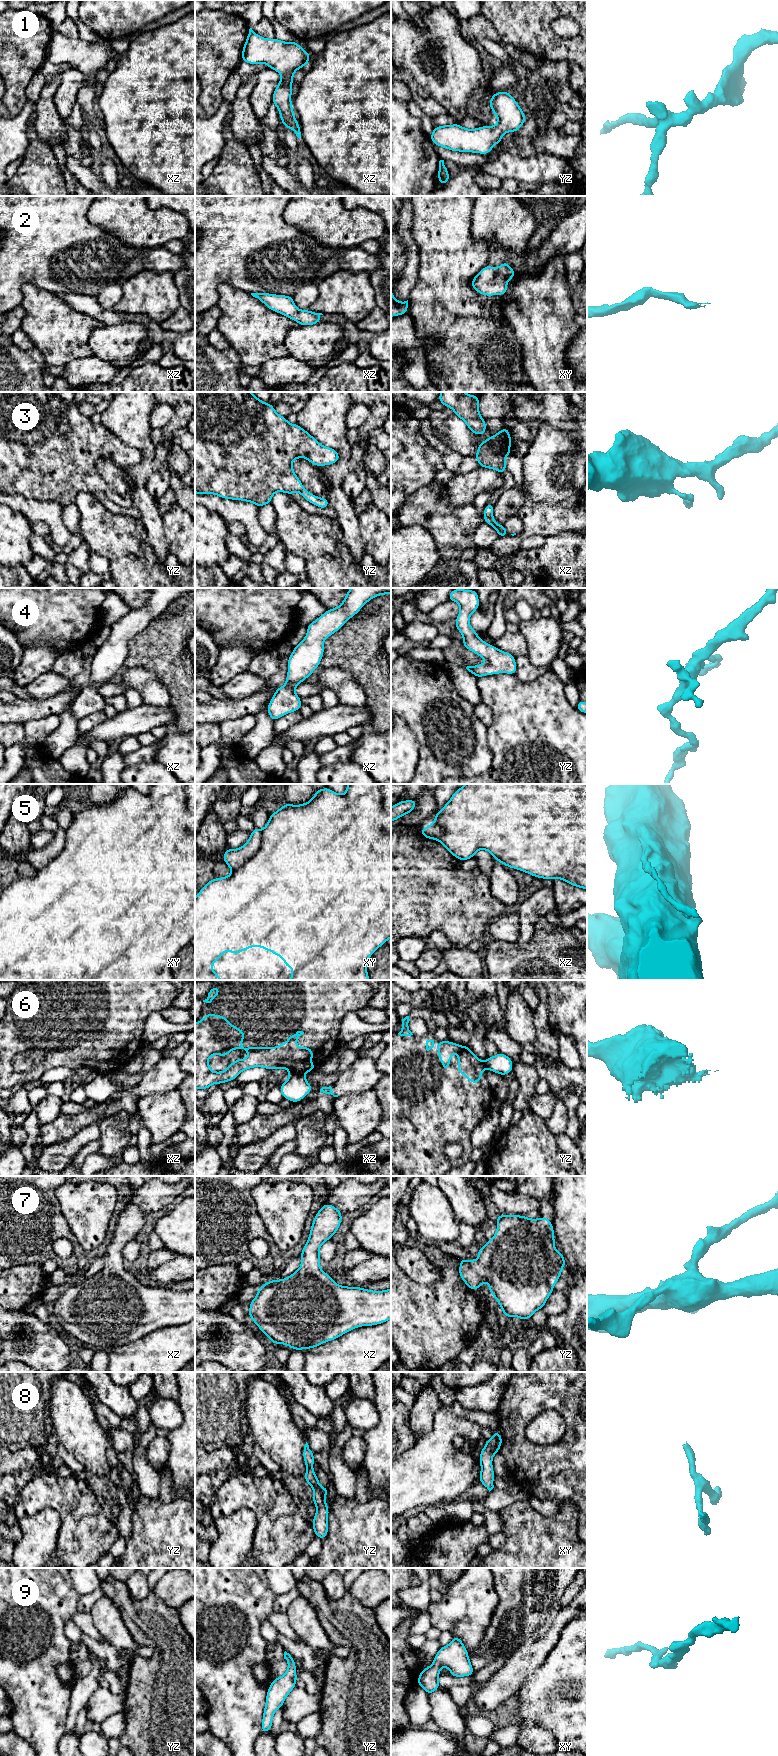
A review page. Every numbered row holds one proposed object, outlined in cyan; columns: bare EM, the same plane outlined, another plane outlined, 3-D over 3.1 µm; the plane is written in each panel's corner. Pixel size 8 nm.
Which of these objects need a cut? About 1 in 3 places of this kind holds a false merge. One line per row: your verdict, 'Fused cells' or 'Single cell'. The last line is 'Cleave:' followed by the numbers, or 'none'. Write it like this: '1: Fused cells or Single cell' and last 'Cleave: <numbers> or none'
1: Single cell
2: Single cell
3: Single cell
4: Single cell
5: Fused cells
6: Fused cells
7: Single cell
8: Single cell
9: Single cell
Cleave: 5, 6

